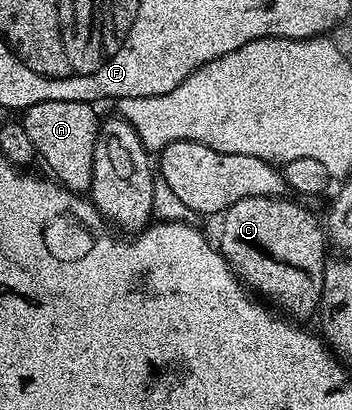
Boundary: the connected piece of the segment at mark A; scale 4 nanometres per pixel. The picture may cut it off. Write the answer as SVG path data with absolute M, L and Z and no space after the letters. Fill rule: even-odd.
M69 99L37 103L24 109L21 123L28 134L34 153L47 161L58 181L69 190L87 192L91 189L93 172L93 152L99 135L101 118L95 115L96 107L89 102L71 102ZM55 173L55 174L54 174Z

